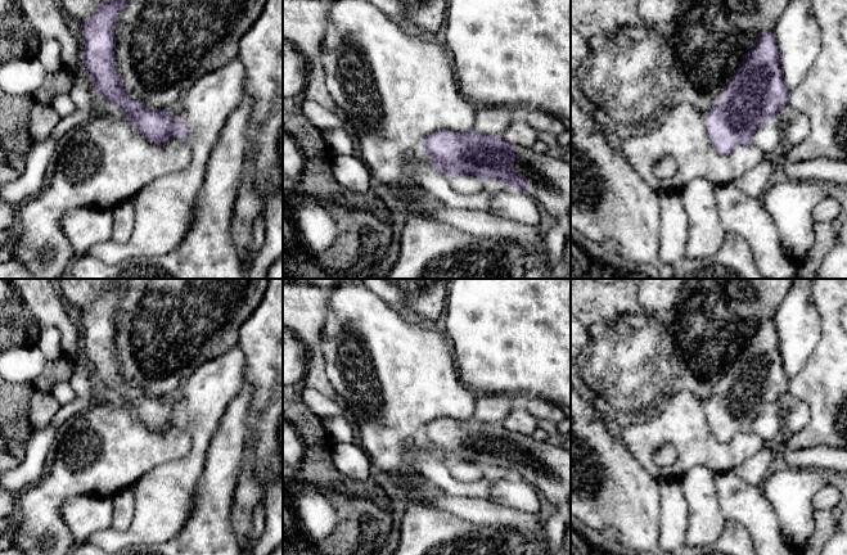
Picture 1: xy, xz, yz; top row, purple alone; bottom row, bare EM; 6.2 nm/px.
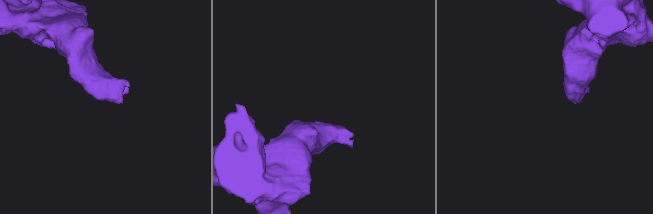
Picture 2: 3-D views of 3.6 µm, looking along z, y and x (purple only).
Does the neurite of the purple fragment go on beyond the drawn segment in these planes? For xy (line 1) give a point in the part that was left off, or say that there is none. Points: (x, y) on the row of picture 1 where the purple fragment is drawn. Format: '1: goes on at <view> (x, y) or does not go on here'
1: does not go on here

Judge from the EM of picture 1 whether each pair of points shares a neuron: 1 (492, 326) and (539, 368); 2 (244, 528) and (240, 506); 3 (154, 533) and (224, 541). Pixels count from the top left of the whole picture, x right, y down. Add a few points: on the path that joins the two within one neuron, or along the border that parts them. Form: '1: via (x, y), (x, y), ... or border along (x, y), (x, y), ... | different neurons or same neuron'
1: via (504, 333), (527, 356) | same neuron
2: via (242, 523), (240, 511) | same neuron
3: border along (192, 510), (183, 528), (165, 541) | different neurons

